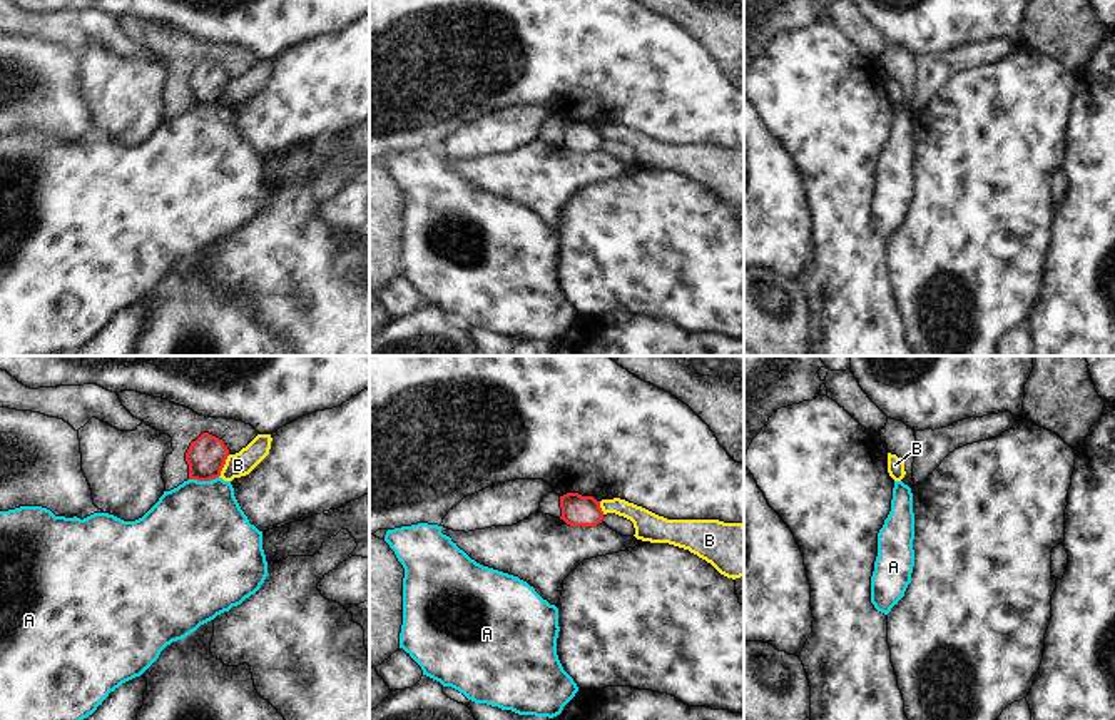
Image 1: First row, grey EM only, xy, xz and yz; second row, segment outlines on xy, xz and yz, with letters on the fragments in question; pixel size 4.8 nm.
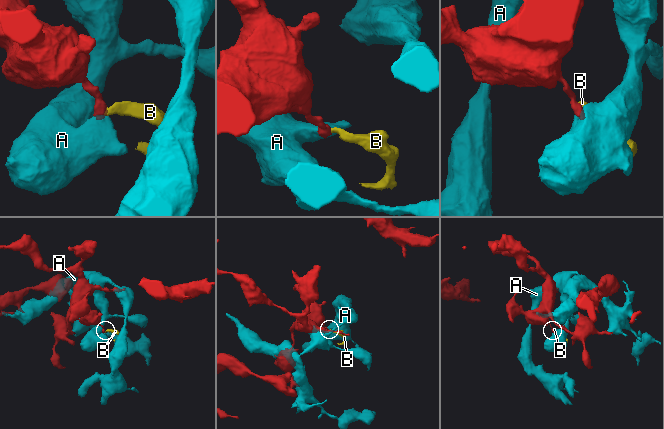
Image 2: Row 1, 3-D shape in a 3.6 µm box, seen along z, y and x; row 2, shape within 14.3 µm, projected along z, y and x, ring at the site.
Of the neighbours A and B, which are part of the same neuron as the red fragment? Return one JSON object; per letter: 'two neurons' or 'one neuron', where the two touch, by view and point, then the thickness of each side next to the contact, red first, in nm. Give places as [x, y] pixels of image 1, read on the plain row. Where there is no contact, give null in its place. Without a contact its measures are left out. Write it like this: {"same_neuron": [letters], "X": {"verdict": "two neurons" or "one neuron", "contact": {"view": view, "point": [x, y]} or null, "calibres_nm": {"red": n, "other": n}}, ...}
{"same_neuron": [], "A": {"verdict": "two neurons", "contact": {"view": "xy", "point": [203, 106]}, "calibres_nm": {"red": 190, "other": 480}}, "B": {"verdict": "two neurons", "contact": {"view": "xy", "point": [223, 92]}, "calibres_nm": {"red": 190, "other": 120}}}

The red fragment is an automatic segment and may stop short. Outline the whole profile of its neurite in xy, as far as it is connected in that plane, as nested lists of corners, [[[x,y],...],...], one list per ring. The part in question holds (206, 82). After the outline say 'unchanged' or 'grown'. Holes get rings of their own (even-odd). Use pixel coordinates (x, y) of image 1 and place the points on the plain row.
[[[202,58],[191,68],[186,87],[189,90],[189,105],[211,107],[221,102],[229,82],[229,75],[222,65]]]; unchanged

